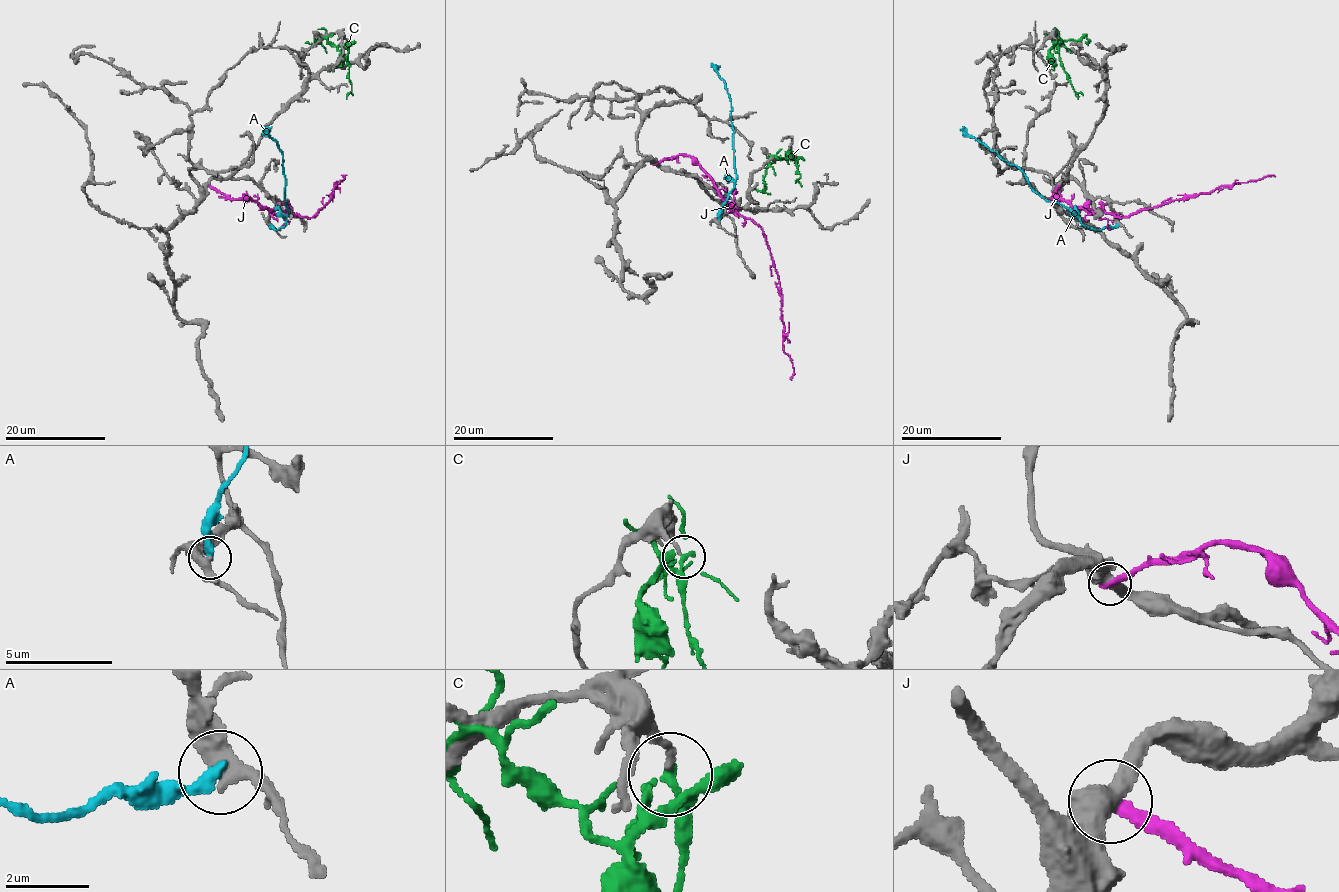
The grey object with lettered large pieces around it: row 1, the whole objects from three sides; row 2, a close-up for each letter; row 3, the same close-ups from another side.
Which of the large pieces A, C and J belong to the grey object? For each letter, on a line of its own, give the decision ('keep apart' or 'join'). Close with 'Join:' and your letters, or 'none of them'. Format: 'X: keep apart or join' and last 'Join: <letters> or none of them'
A: keep apart
C: keep apart
J: keep apart
Join: none of them

